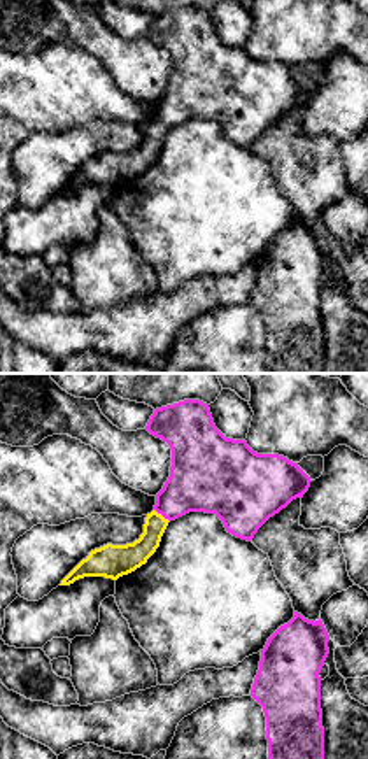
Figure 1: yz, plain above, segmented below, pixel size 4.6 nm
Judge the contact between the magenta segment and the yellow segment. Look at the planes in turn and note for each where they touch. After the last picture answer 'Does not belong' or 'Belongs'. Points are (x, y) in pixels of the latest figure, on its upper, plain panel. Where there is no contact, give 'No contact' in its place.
Touches magenta at (162, 121)

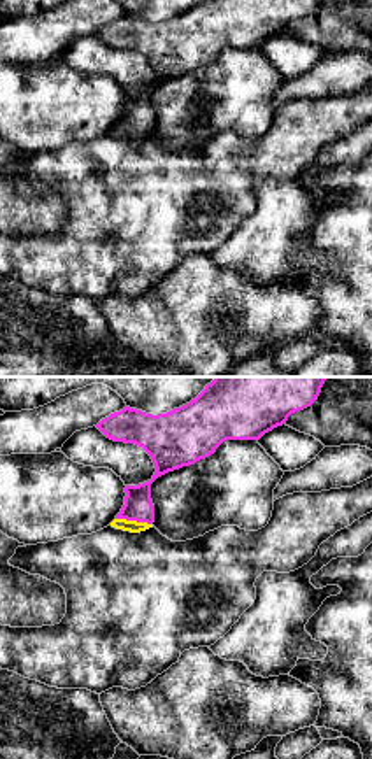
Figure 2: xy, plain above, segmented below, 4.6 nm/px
Touches magenta at (134, 127)

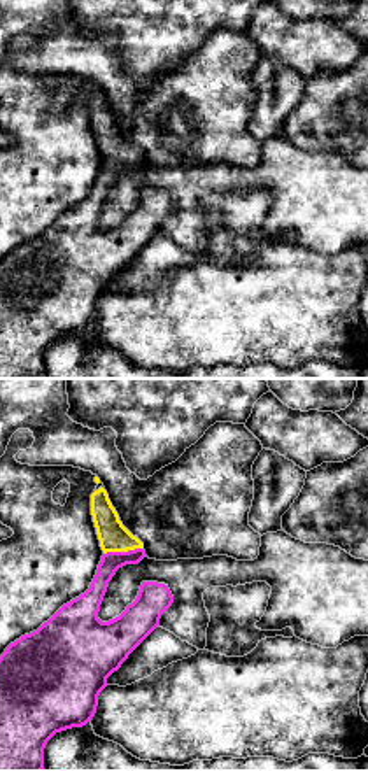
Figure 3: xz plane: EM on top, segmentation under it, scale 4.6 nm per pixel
Touches magenta at (123, 160)

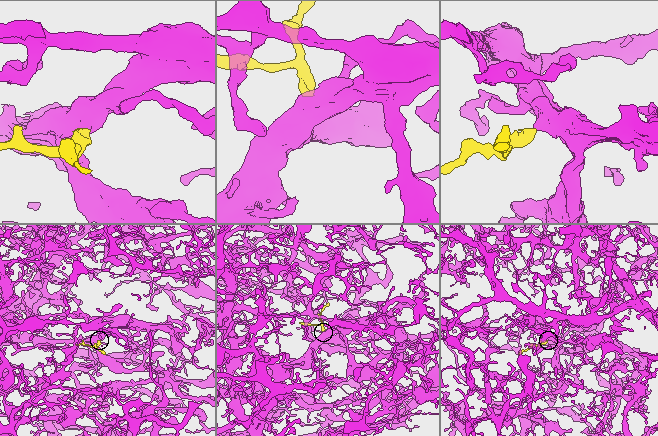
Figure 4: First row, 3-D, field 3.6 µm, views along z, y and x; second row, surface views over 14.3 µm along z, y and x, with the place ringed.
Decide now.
Belongs

